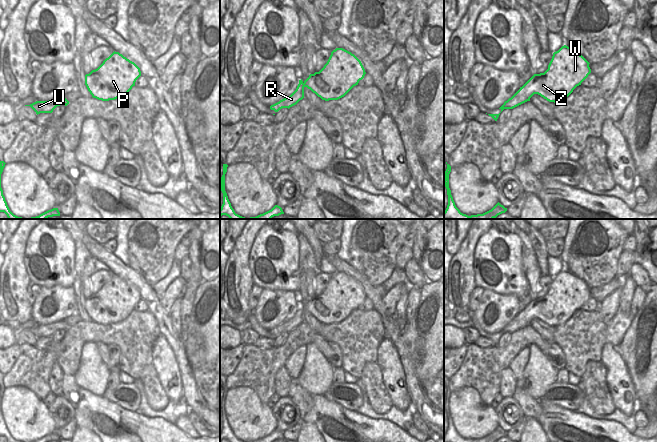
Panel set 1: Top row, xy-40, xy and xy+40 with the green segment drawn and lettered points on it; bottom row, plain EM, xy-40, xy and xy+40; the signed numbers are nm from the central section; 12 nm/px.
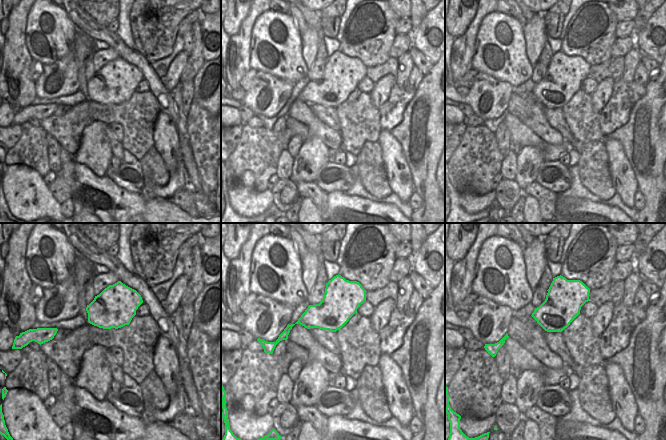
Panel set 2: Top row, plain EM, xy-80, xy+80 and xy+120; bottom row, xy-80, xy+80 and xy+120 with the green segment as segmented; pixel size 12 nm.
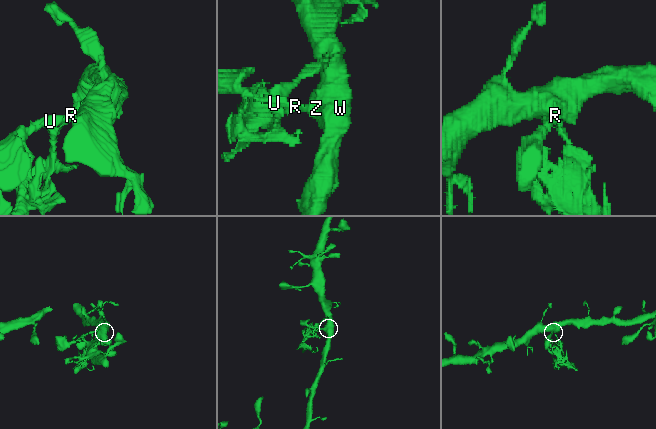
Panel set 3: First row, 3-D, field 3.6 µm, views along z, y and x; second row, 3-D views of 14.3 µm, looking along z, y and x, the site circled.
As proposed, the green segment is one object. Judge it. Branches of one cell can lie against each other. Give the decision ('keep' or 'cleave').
cleave

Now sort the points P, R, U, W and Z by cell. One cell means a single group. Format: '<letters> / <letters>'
P W Z / R U

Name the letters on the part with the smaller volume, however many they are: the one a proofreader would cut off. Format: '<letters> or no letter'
R, U

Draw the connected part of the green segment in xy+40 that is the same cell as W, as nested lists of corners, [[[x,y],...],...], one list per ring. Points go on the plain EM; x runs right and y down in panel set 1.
[[[564,269],[553,277],[548,293],[534,298],[522,311],[522,318],[531,322],[538,318],[549,326],[567,322],[591,297],[589,286]]]

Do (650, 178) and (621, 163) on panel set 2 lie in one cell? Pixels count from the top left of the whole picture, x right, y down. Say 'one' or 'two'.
two

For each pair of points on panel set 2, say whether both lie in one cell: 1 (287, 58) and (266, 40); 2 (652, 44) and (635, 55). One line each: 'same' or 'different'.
1: same
2: different

